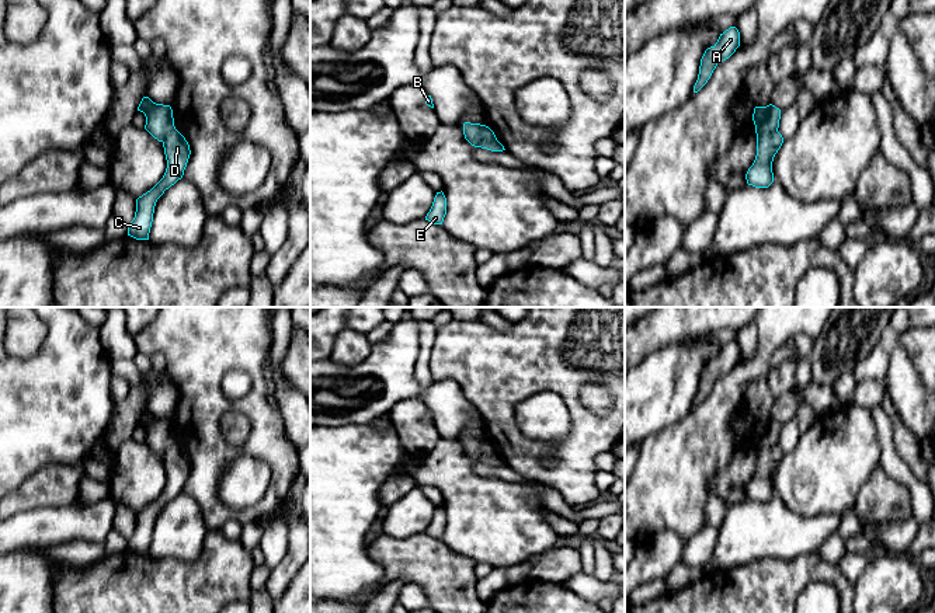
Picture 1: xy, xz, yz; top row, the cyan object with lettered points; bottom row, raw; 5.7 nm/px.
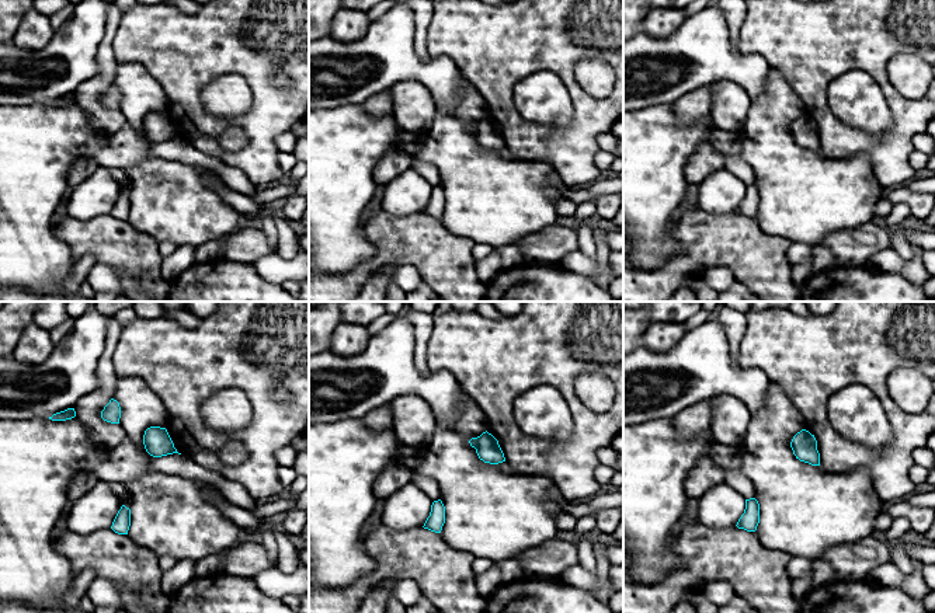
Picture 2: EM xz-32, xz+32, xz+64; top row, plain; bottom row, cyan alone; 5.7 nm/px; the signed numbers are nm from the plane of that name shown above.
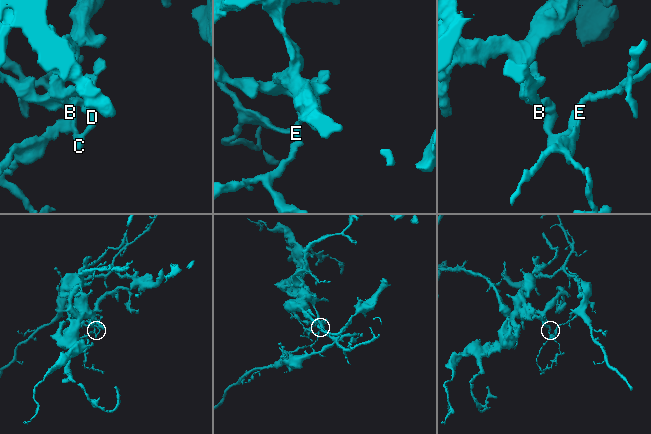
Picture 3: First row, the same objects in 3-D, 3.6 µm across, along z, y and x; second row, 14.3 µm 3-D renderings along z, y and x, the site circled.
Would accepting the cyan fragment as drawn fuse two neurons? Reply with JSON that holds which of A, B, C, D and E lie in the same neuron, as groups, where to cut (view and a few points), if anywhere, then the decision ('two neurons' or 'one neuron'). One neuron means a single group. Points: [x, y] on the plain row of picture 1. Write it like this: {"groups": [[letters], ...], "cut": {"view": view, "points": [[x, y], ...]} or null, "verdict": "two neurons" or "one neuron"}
{"groups": [["A", "B"], ["C", "D", "E"]], "cut": {"view": "xz", "points": [[485, 439], [482, 456], [478, 460]]}, "verdict": "two neurons"}

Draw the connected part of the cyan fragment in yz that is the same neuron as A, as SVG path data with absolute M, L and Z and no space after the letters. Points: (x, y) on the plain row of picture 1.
M730 341L720 348L717 356L708 362L701 373L698 394L694 407L698 407L710 393L719 376L729 373L740 361L740 346L736 341Z

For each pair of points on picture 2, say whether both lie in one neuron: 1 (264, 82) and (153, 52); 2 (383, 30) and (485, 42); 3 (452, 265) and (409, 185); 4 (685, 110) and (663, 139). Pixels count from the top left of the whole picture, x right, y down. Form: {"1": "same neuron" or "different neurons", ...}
{"1": "same neuron", "2": "different neurons", "3": "different neurons", "4": "different neurons"}

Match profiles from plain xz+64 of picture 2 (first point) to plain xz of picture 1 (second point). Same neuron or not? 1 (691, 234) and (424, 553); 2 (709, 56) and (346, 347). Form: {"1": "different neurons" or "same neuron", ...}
{"1": "same neuron", "2": "different neurons"}

